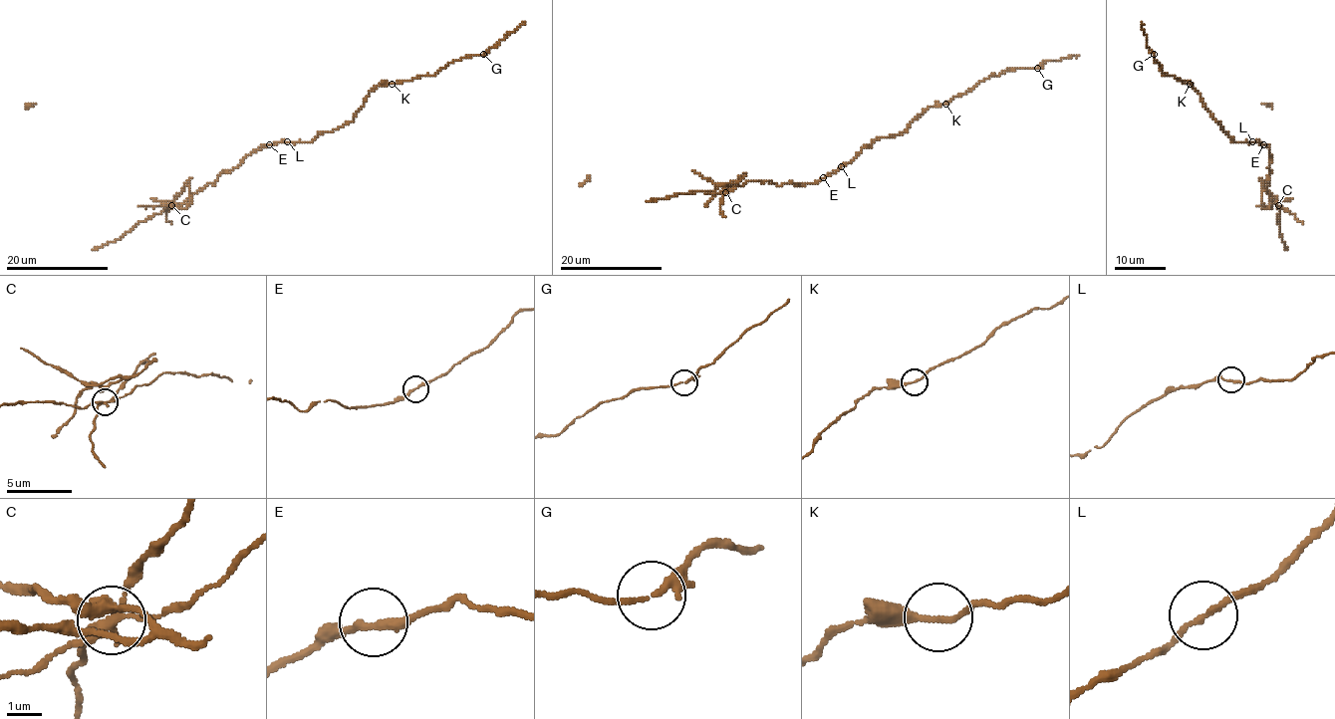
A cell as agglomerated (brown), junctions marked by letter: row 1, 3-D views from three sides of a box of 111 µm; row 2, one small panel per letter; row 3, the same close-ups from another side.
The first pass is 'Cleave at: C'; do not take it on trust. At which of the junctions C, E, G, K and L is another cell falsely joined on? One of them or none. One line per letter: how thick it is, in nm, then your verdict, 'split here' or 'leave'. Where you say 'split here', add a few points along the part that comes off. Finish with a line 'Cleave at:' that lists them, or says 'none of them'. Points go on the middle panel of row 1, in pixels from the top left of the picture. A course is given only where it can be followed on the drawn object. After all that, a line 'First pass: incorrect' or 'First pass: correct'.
C: 180 nm | split here | (726, 191), (744, 176), (715, 185), (692, 171)
E: 240 nm | leave
G: 190 nm | leave
K: 180 nm | leave
L: 160 nm | leave
Cleave at: C
First pass: correct

